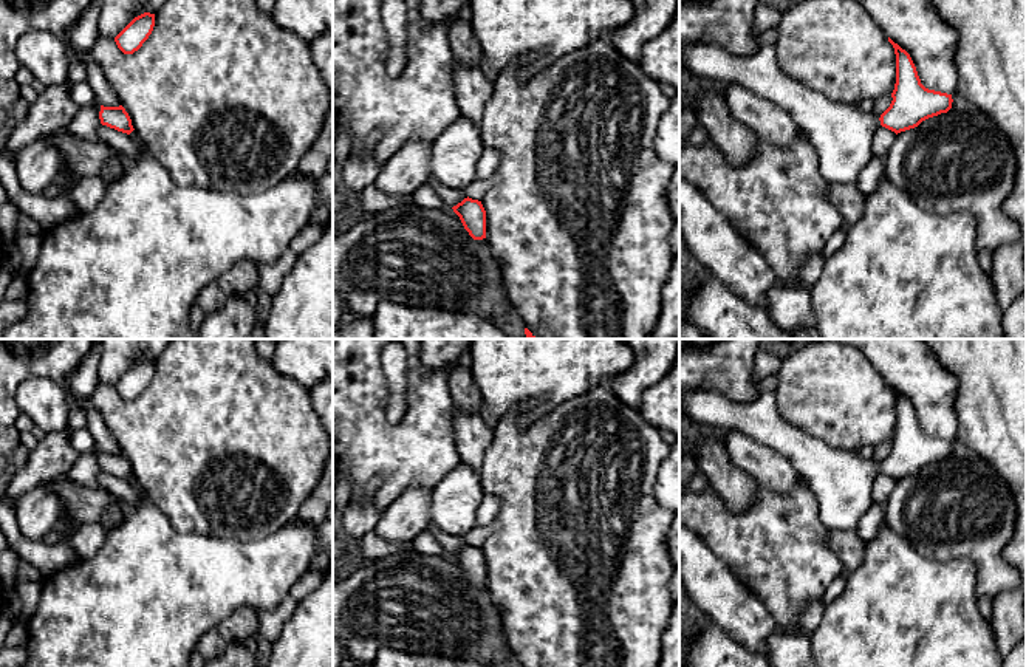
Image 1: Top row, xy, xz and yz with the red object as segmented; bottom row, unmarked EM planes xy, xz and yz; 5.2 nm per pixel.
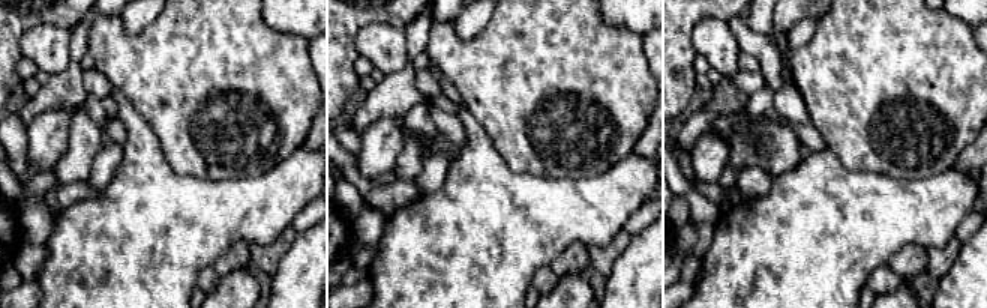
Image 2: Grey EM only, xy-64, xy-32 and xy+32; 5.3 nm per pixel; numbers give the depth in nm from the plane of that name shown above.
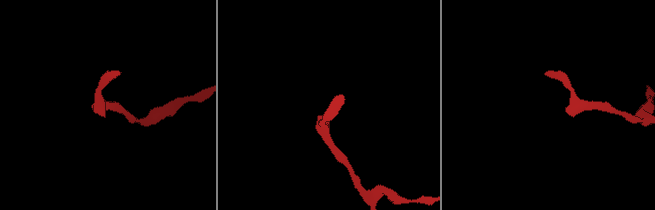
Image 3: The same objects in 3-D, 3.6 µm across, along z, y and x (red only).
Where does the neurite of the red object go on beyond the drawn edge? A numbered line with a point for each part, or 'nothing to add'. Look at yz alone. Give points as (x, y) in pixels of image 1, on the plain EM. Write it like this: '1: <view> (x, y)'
1: yz (842, 482)

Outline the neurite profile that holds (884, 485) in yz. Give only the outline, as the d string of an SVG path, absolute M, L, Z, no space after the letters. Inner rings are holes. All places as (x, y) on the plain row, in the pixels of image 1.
M879 472L874 478L873 495L871 495L874 506L885 508L894 487L896 487L896 480Z

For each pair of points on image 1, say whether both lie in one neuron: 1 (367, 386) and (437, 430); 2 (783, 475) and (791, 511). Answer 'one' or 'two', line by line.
1: one
2: two

